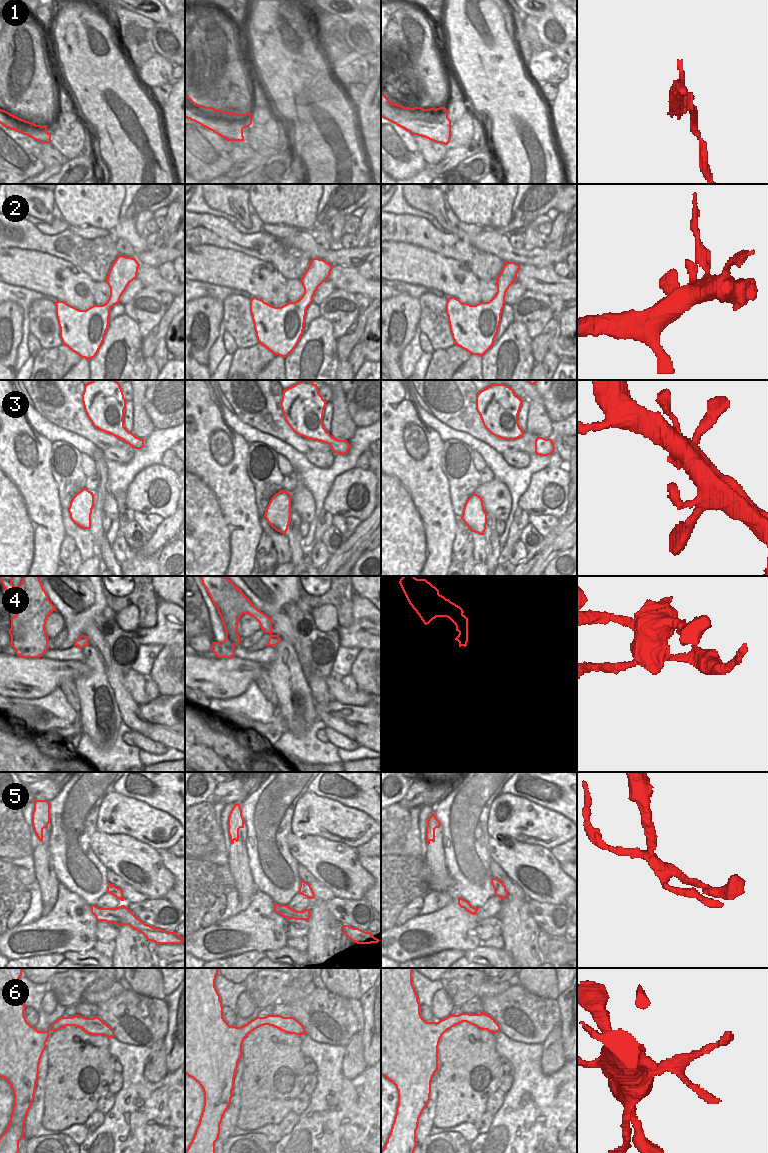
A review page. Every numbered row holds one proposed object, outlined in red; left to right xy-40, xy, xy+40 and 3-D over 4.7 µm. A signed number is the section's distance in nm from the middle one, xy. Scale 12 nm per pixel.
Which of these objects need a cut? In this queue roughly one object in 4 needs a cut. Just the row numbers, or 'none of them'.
1, 4, 5

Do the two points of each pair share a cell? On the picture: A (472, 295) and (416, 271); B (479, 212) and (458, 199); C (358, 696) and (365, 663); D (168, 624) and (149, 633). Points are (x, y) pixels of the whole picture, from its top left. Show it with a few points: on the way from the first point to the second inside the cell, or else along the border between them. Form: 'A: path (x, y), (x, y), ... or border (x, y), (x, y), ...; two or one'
A: path (458, 283), (443, 271), (430, 271); one
B: path (474, 207), (466, 199), (463, 199); one
C: border (358, 689), (370, 694); two
D: path (163, 629), (159, 633), (154, 633); one

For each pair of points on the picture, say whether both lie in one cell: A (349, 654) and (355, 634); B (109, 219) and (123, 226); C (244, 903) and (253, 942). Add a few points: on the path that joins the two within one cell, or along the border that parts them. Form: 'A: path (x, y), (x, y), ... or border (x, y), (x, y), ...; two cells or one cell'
A: border (340, 645), (356, 646), (360, 649); two cells
B: border (124, 200), (121, 205), (118, 223), (112, 230); two cells
C: border (252, 897), (251, 903), (239, 912); two cells

